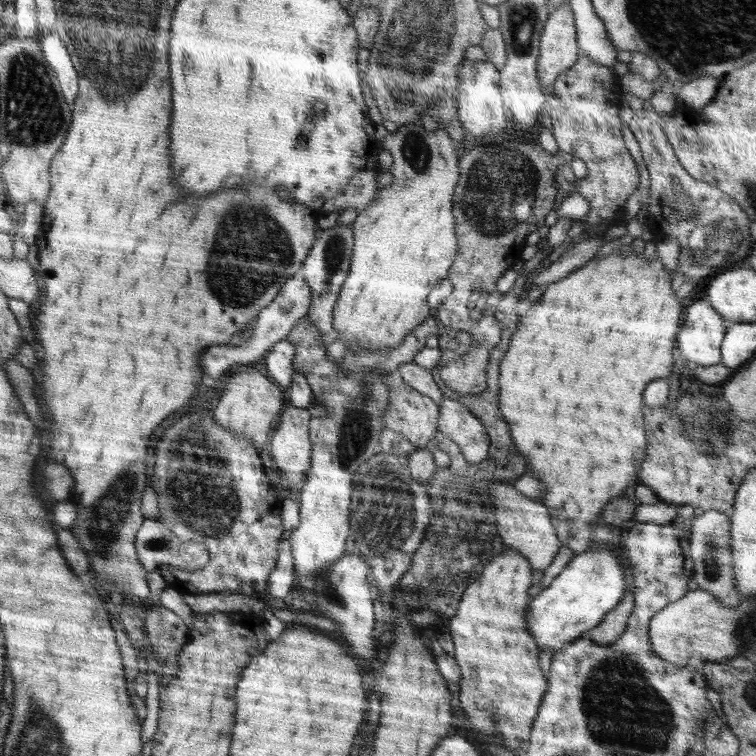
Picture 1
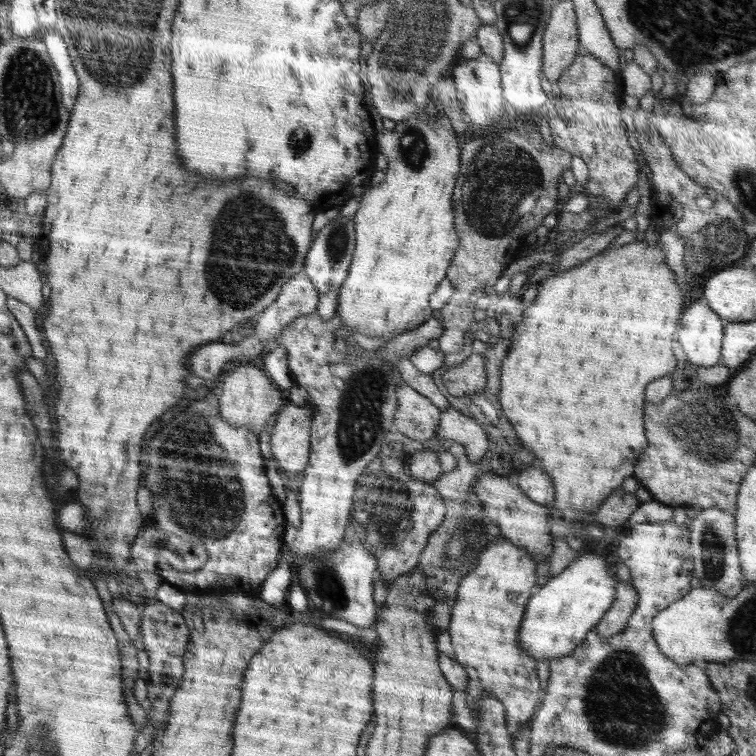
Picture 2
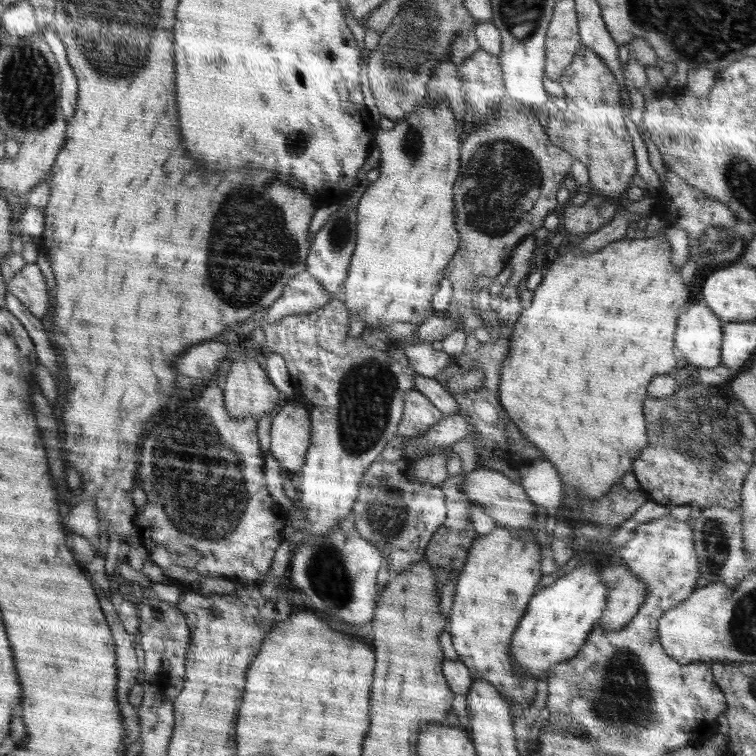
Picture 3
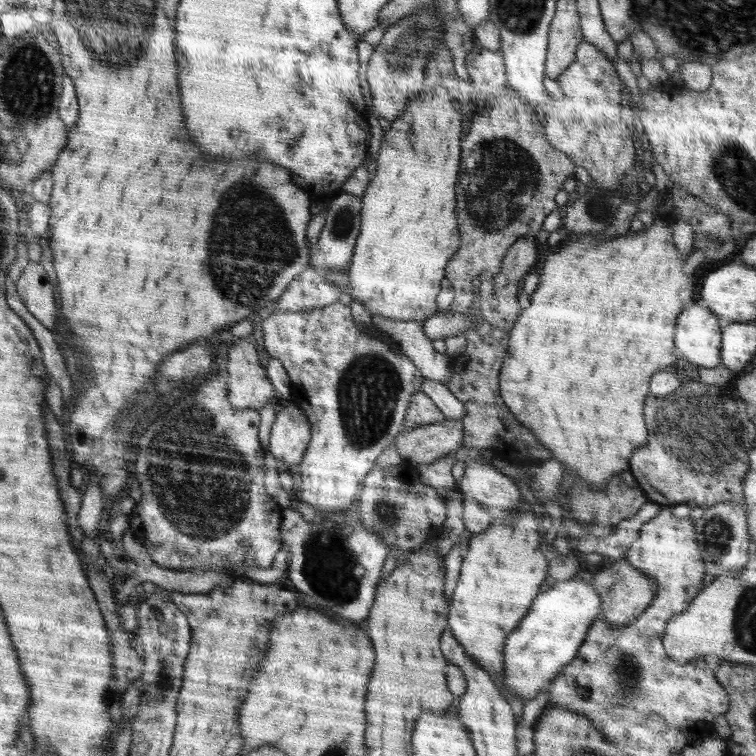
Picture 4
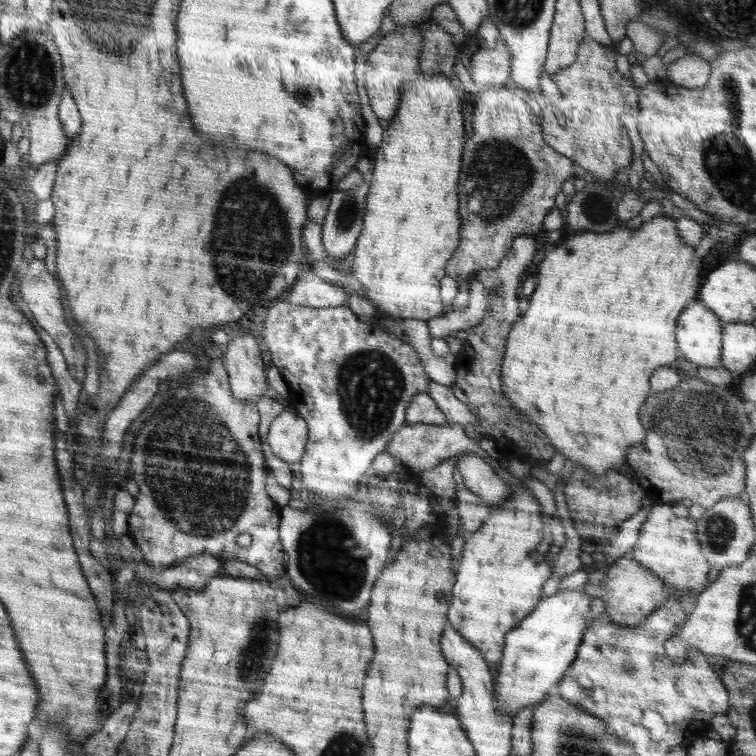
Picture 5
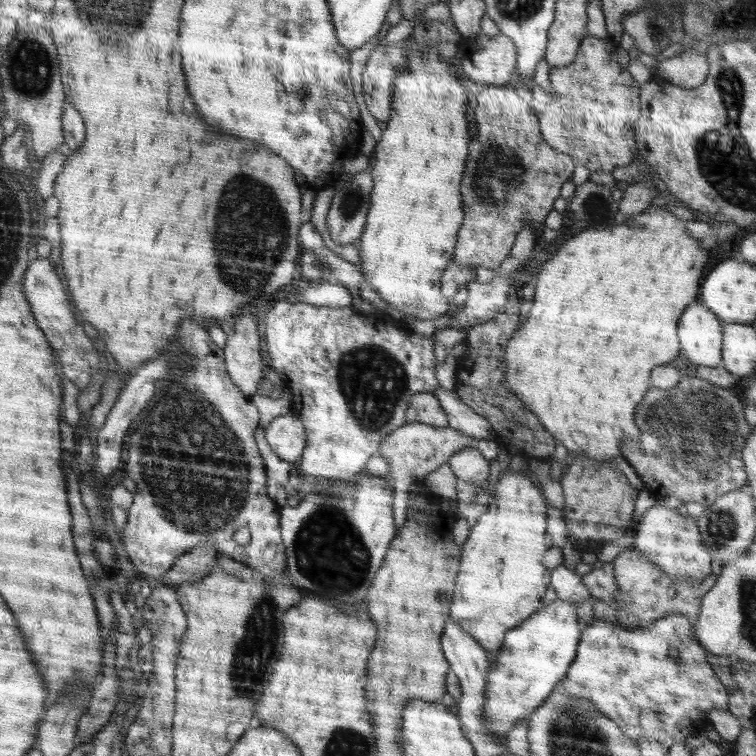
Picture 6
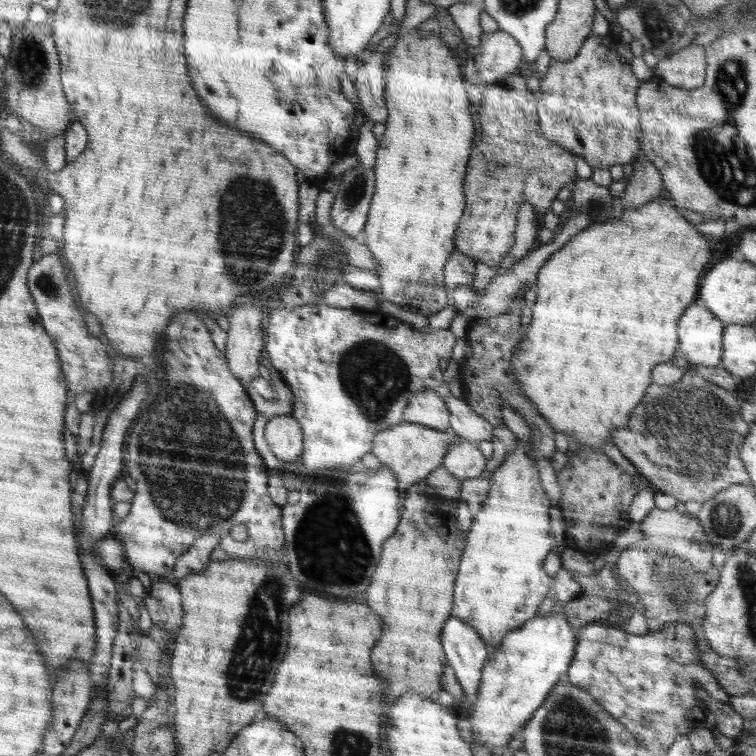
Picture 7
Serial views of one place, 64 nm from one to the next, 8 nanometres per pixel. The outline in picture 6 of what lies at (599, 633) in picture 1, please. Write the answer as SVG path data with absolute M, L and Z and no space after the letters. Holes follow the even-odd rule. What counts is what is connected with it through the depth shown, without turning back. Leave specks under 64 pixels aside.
M636 549L628 550L620 553L613 561L614 582L620 589L620 594L613 598L614 604L620 608L616 611L618 622L625 628L632 626L649 626L668 615L684 615L690 624L696 625L698 619L698 611L700 611L700 601L704 595L716 585L717 576L712 573L702 580L700 584L692 584L692 582L674 582L664 574L650 560L644 560L644 556L640 558L640 552Z

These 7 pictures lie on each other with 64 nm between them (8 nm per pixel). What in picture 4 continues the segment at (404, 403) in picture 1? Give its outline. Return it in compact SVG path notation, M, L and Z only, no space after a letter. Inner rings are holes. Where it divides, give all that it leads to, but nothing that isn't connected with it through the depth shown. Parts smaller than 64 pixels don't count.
M419 390L411 396L403 426L404 430L410 431L416 427L444 422L445 419L444 413L434 404L434 401Z

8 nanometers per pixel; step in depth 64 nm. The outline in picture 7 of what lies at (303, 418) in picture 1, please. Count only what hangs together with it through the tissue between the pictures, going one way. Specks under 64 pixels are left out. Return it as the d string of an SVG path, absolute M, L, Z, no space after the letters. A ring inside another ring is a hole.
M290 414L266 420L265 439L271 453L282 461L294 461L303 453L300 423Z

